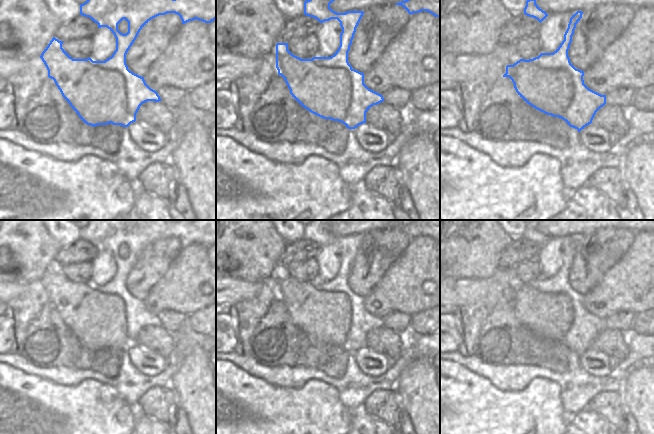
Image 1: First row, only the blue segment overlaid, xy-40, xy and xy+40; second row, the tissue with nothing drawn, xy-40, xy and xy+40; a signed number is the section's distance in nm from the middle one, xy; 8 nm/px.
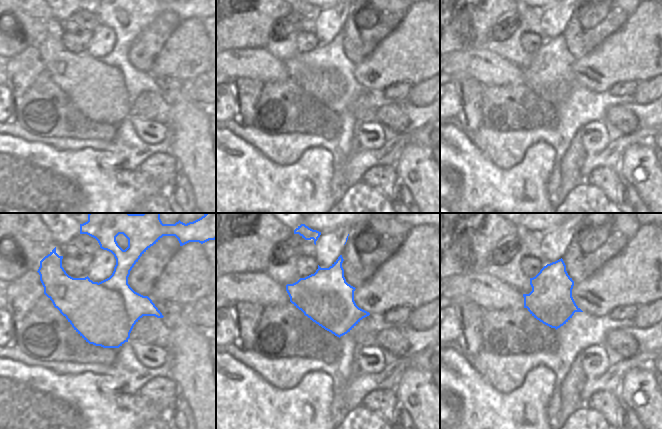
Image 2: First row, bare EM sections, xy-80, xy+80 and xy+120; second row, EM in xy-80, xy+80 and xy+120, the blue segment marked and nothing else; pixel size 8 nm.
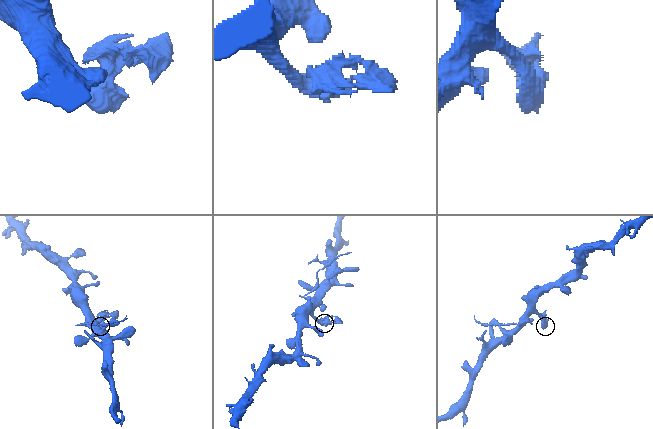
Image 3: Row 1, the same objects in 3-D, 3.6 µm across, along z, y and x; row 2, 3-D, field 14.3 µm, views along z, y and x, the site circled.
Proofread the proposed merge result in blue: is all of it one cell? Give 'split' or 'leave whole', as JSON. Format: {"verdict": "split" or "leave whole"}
{"verdict": "split"}

